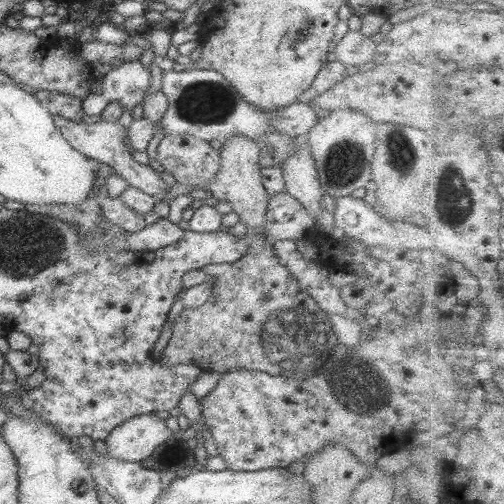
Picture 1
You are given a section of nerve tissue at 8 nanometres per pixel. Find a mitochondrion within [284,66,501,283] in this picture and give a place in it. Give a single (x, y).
(455, 196)

